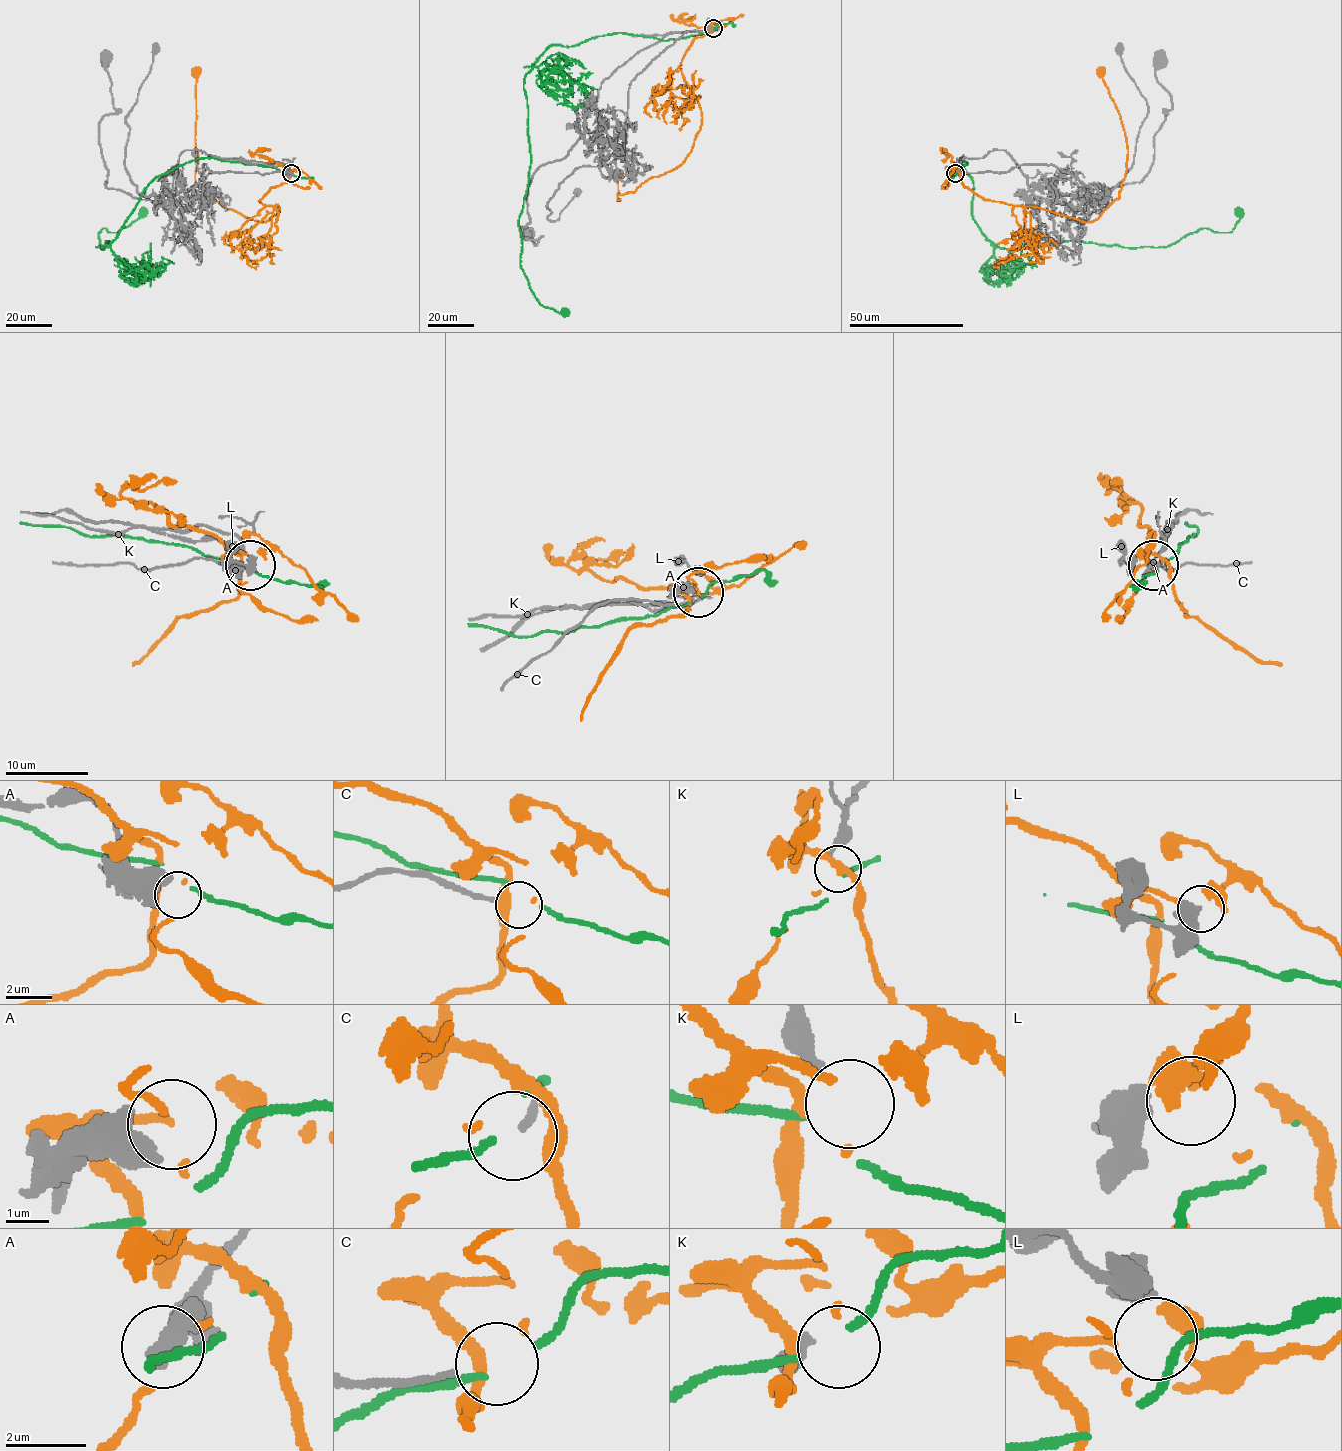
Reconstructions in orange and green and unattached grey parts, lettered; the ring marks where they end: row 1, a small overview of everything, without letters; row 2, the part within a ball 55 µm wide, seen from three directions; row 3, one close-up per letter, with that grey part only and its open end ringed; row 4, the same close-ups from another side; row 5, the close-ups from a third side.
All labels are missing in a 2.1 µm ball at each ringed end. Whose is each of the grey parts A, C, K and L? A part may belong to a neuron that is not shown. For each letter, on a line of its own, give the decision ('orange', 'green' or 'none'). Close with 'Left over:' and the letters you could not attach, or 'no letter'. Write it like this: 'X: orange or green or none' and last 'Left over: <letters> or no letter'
A: none
C: none
K: none
L: orange
Left over: A, C, K

